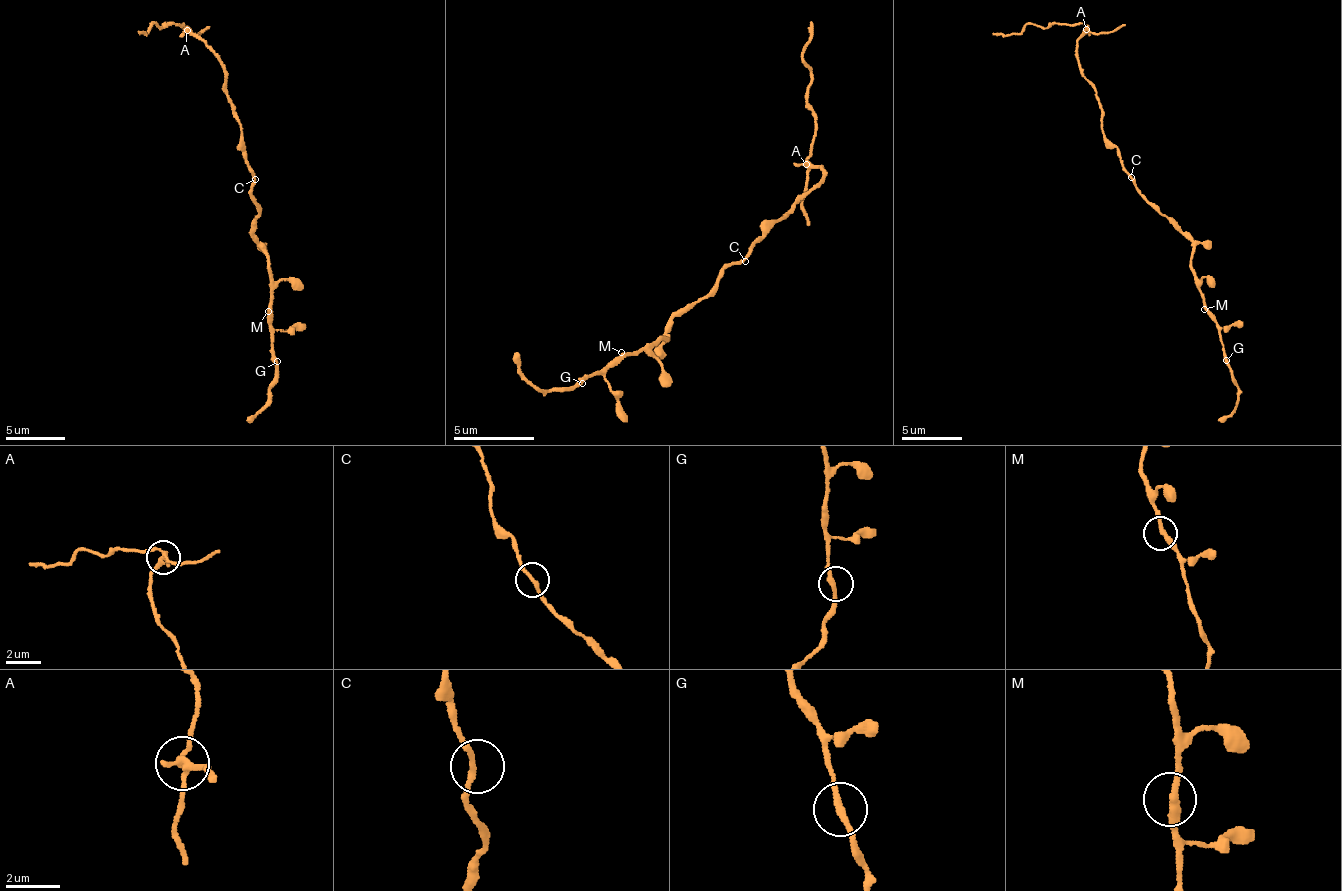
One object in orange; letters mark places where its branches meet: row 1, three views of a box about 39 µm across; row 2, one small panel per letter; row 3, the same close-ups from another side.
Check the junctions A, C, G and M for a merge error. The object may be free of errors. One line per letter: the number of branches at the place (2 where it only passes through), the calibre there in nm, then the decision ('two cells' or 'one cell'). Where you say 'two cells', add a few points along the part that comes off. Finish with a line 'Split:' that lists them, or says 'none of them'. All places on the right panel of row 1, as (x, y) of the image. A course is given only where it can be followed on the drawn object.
A: branches 3; calibre 200 nm; two cells; course (1085, 28), (1068, 22), (1028, 23), (1018, 35), (991, 32)
C: branches 2; calibre 190 nm; one cell
G: branches 2; calibre 240 nm; one cell
M: branches 2; calibre 280 nm; one cell
Split: A

